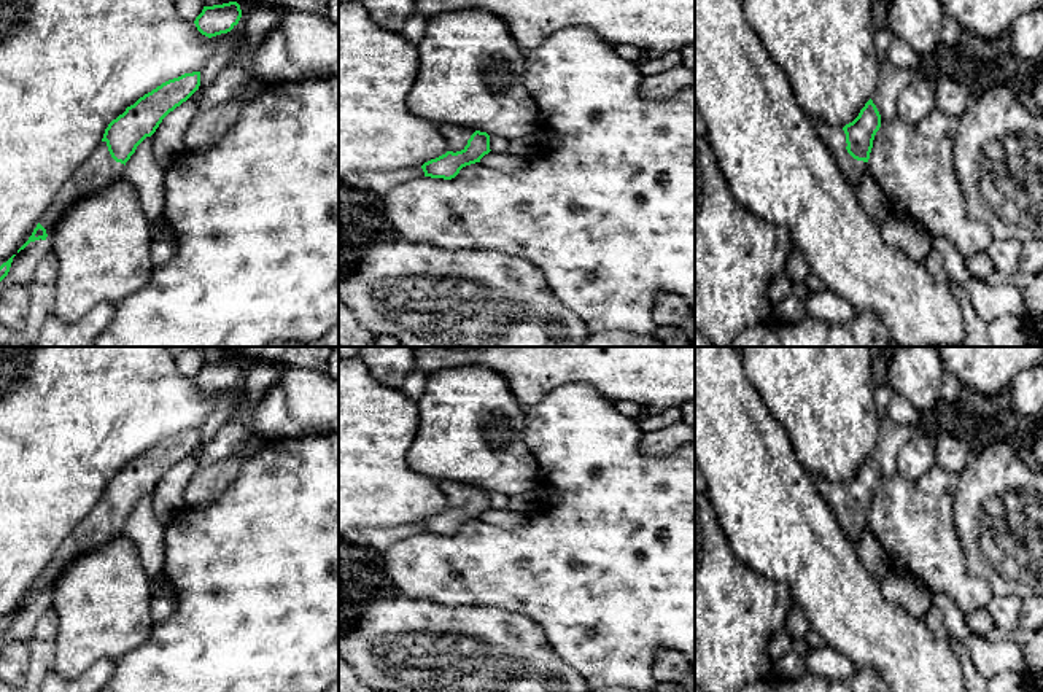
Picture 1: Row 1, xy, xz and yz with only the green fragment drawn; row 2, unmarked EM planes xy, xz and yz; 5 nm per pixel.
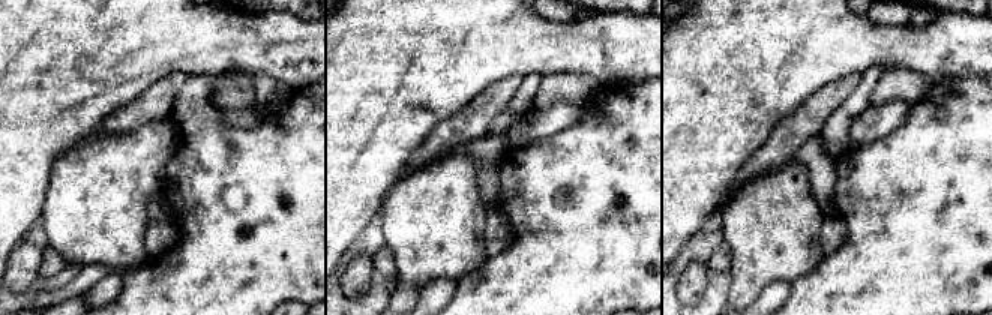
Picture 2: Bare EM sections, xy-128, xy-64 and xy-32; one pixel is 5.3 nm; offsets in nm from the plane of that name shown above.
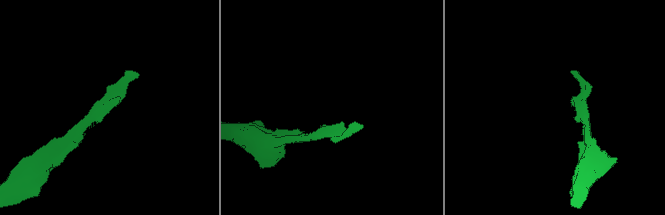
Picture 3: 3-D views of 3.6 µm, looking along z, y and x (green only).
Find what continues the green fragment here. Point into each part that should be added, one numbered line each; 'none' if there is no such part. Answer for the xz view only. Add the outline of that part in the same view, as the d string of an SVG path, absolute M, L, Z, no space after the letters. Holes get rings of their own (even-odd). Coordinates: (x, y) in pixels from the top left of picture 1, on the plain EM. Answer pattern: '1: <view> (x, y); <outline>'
1: xz (457, 493); M436 480L439 490L447 496L447 507L461 507L467 501L467 496L475 488L474 485L469 485L466 482L456 482L456 480Z

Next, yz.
1: yz (853, 527); M812 477L817 492L825 498L838 525L849 541L855 546L860 541L863 530L868 527L868 519L854 515L846 503L846 490L843 484L832 482L822 477Z

